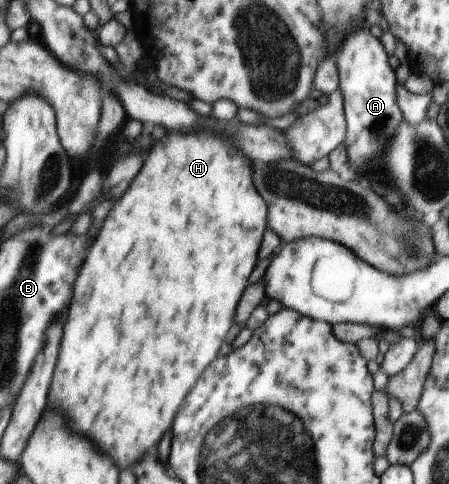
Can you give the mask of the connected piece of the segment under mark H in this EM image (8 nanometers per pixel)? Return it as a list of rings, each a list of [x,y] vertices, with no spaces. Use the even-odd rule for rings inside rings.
[[[170,134],[156,148],[150,152],[142,172],[132,182],[130,192],[122,196],[122,200],[112,208],[108,220],[102,226],[98,236],[98,244],[94,244],[94,252],[90,252],[90,260],[82,266],[82,276],[78,276],[78,288],[74,292],[74,304],[70,306],[70,316],[64,328],[64,340],[60,350],[60,360],[56,366],[56,374],[52,380],[48,408],[56,414],[68,416],[70,430],[90,438],[96,448],[108,454],[120,468],[134,468],[142,462],[152,450],[156,450],[174,424],[174,418],[184,404],[190,390],[196,386],[198,378],[204,370],[218,358],[220,348],[224,346],[234,322],[237,320],[238,304],[250,284],[250,274],[254,272],[261,258],[262,236],[267,231],[269,205],[266,206],[264,198],[258,194],[252,182],[252,168],[250,164],[238,156],[238,152],[226,144],[224,140],[202,134]]]

